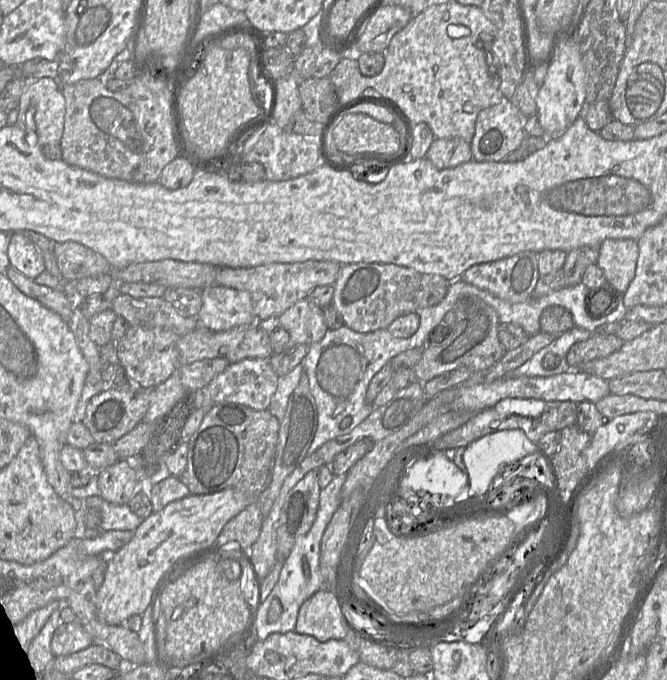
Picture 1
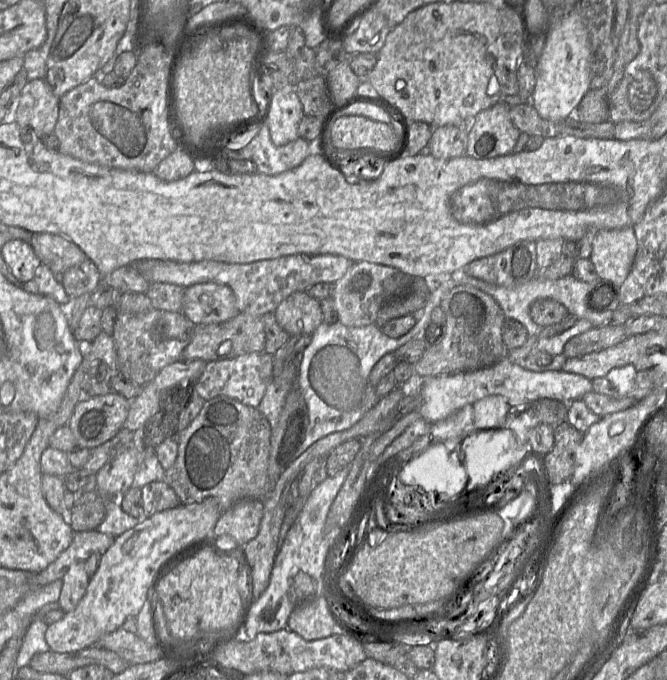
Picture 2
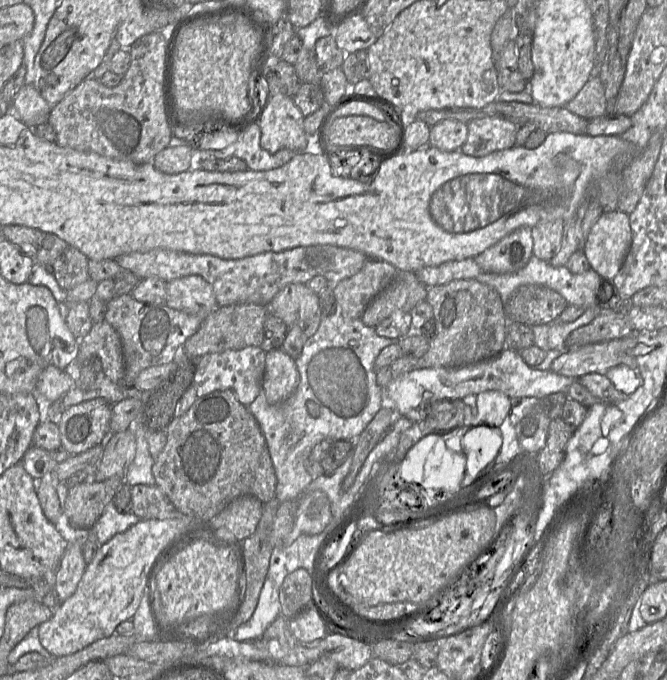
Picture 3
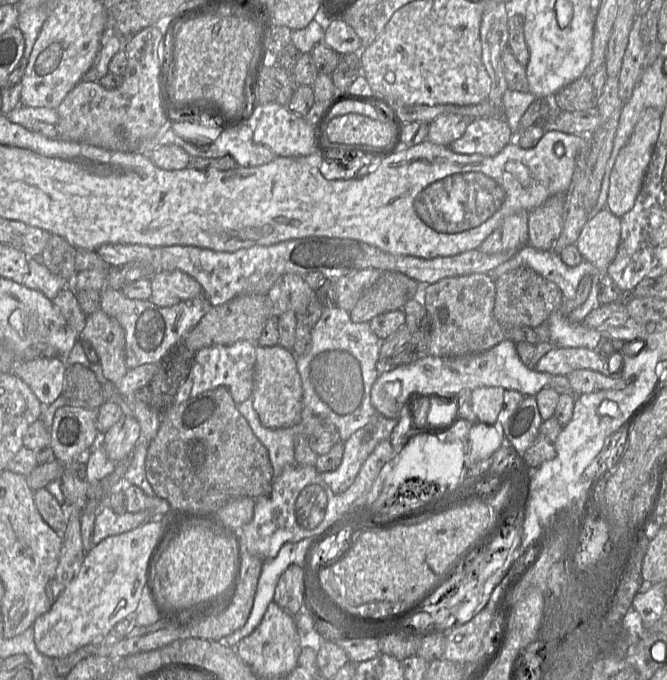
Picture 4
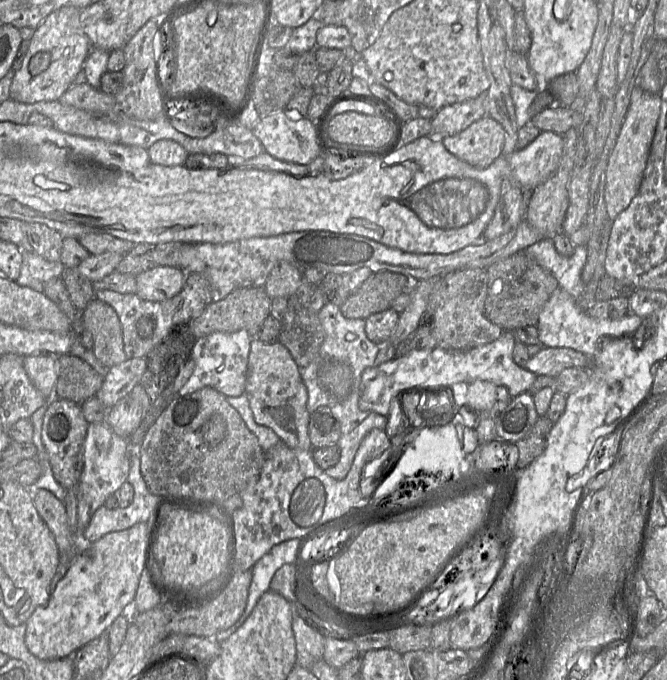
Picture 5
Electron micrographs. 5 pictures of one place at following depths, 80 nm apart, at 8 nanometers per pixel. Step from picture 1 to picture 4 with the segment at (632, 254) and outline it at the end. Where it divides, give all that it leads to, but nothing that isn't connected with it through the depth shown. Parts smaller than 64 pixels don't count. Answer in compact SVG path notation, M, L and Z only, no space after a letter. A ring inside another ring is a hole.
M604 207L587 220L575 246L583 259L591 262L601 273L607 273L617 254L620 236L620 217Z

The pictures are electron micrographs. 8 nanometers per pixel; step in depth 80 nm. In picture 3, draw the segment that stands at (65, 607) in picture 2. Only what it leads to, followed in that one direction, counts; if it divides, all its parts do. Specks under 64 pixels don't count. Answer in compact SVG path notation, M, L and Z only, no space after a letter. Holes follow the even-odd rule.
M68 543L55 571L54 589L60 602L75 593L86 566L81 545Z

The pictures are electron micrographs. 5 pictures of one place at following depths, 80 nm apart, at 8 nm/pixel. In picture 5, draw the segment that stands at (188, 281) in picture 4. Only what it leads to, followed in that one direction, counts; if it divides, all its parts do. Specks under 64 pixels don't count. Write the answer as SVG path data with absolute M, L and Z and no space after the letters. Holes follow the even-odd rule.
M155 267L137 275L136 295L148 301L164 301L183 288L187 273L178 267Z

